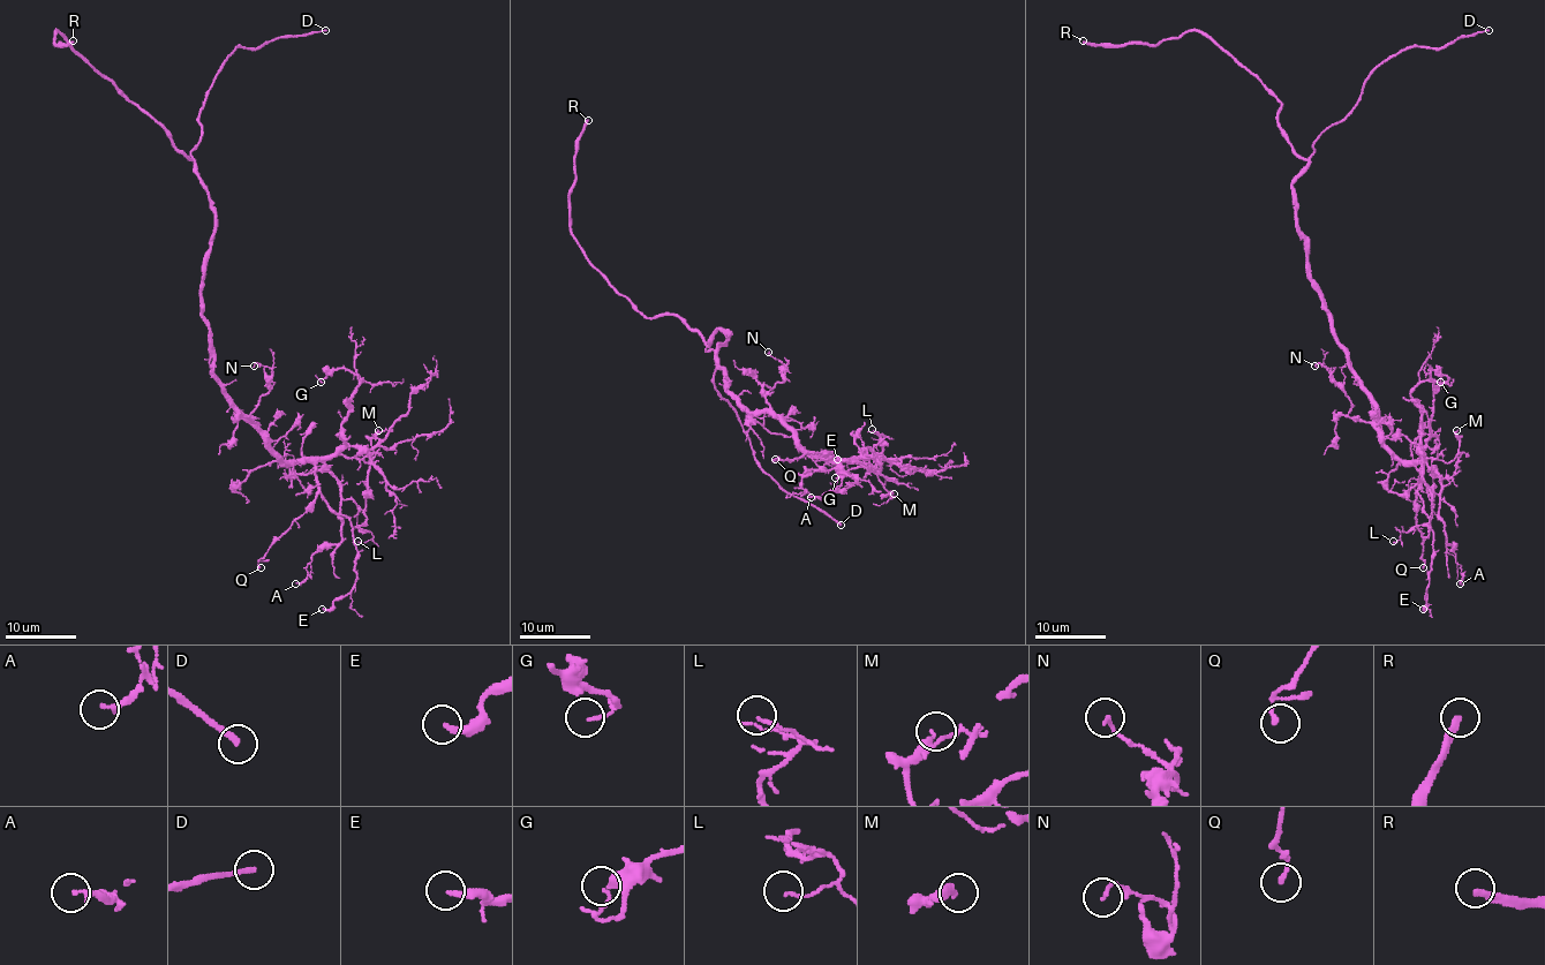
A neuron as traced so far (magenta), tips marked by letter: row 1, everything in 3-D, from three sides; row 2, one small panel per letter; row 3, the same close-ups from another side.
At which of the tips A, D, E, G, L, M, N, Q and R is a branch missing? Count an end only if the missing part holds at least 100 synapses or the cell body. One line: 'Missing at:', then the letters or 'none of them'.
Missing at: D, R

